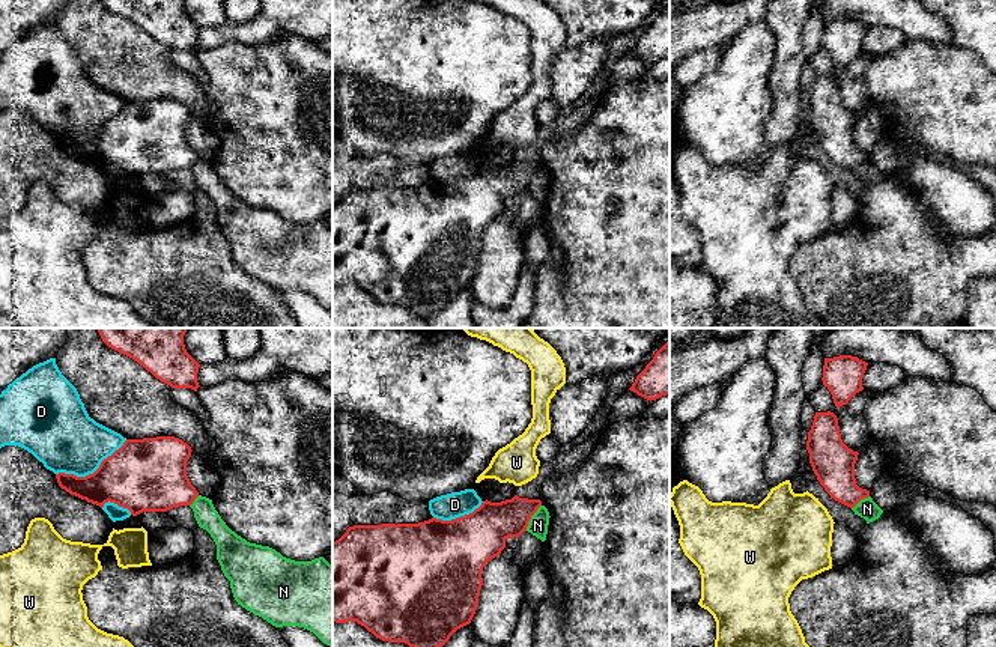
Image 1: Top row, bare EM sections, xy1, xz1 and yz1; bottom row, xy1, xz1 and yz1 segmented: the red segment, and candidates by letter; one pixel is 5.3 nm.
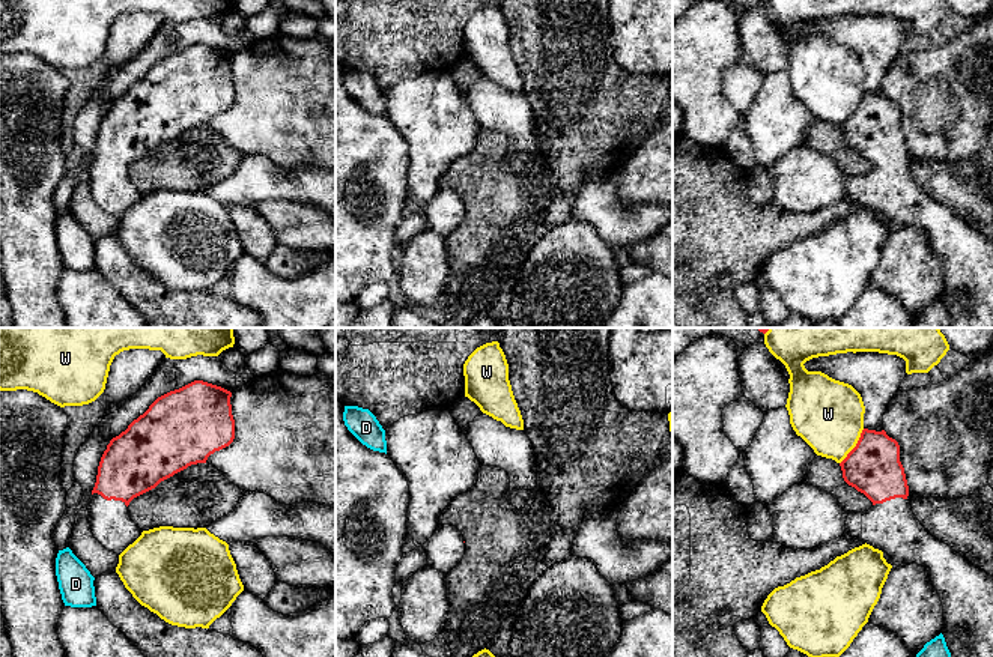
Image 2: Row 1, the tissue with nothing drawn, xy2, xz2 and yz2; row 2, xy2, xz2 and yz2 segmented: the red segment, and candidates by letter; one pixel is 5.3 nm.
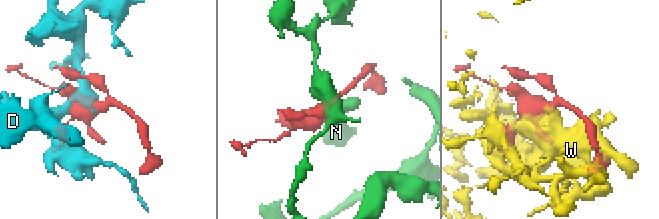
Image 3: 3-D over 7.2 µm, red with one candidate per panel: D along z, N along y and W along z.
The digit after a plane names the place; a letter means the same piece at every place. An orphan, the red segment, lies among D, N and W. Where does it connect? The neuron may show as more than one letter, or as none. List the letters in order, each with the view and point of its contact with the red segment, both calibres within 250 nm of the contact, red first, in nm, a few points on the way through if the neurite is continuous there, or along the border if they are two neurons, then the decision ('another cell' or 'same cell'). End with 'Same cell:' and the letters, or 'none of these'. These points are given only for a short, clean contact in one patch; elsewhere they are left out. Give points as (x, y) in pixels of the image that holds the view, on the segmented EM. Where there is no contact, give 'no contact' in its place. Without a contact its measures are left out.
D: meets red in xy1 at (94, 473); 380 nm thick on the red side, 360 nm on the other; another cell
N: meets red in xz1 at (530, 518); 240 nm thick on the red side, 110 nm on the other; border along xz1 (540, 504), (525, 530); another cell
W: meets red in yz2 at (855, 447); 300 nm thick on the red side, 380 nm on the other; another cell
Same cell: none of these

